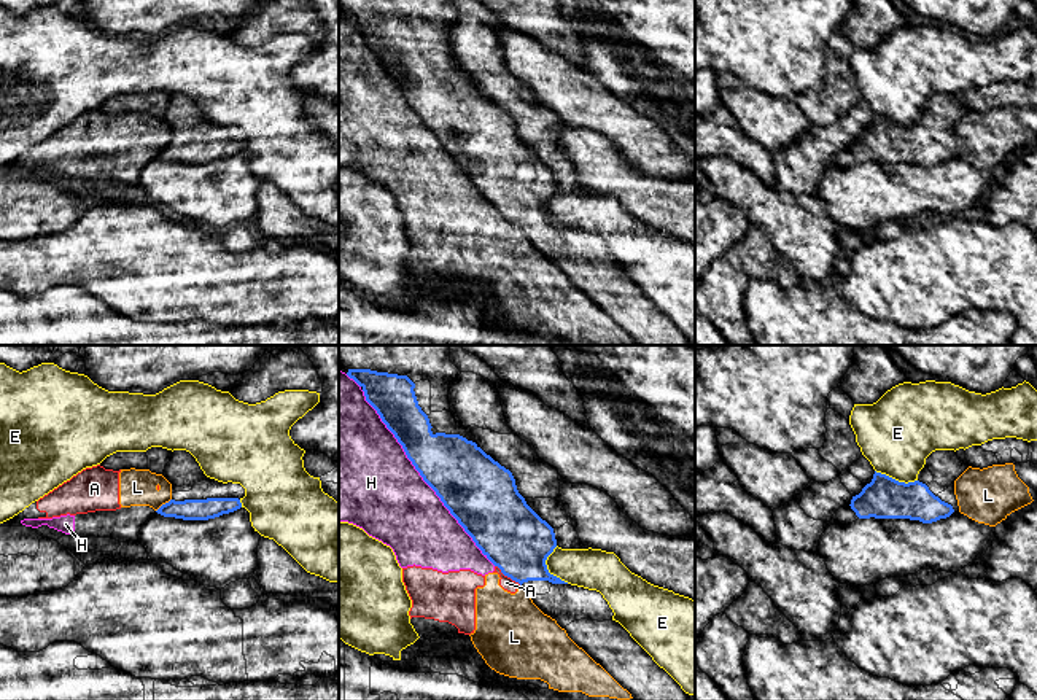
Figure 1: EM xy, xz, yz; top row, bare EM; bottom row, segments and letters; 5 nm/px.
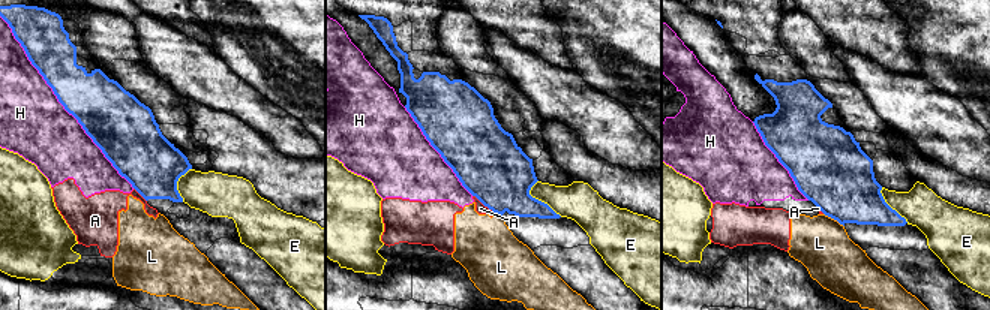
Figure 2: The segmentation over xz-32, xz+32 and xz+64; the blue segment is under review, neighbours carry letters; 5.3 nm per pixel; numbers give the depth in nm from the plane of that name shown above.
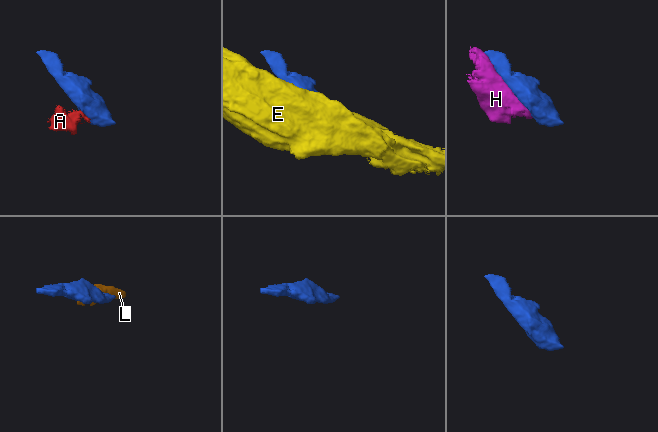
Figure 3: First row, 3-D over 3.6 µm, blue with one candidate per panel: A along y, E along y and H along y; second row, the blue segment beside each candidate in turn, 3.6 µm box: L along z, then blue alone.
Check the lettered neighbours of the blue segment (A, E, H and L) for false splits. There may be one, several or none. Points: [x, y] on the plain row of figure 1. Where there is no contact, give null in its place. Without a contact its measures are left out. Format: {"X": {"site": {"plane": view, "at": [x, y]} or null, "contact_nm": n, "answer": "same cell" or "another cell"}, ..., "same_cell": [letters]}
{"A": {"site": {"plane": "xz", "at": [508, 220]}, "contact_nm": 170, "answer": "another cell"}, "E": {"site": {"plane": "xz", "at": [546, 212]}, "contact_nm": 200, "answer": "another cell"}, "H": {"site": {"plane": "xz", "at": [422, 120]}, "contact_nm": 1100, "answer": "another cell"}, "L": {"site": {"plane": "xy", "at": [163, 148]}, "contact_nm": 100, "answer": "another cell"}, "same_cell": []}

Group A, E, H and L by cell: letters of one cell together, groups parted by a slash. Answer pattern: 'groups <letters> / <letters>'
groups A H L / E

